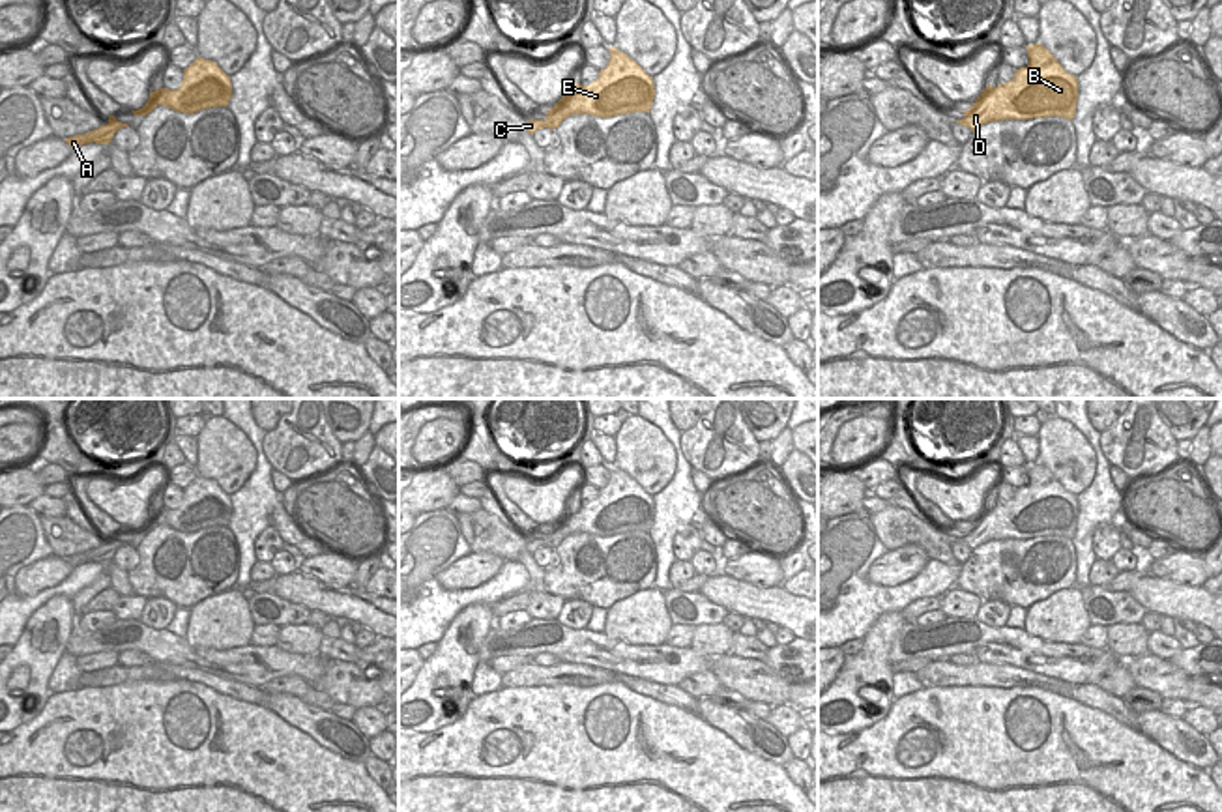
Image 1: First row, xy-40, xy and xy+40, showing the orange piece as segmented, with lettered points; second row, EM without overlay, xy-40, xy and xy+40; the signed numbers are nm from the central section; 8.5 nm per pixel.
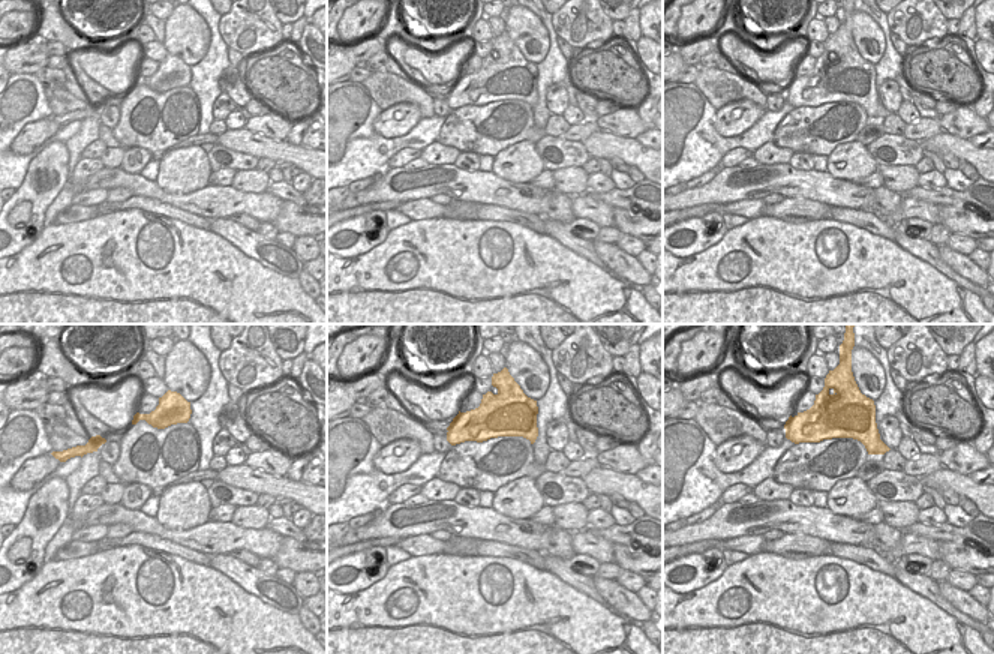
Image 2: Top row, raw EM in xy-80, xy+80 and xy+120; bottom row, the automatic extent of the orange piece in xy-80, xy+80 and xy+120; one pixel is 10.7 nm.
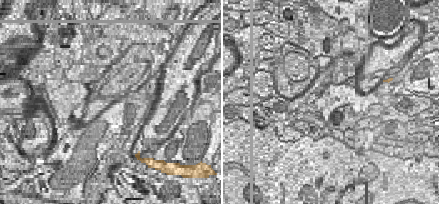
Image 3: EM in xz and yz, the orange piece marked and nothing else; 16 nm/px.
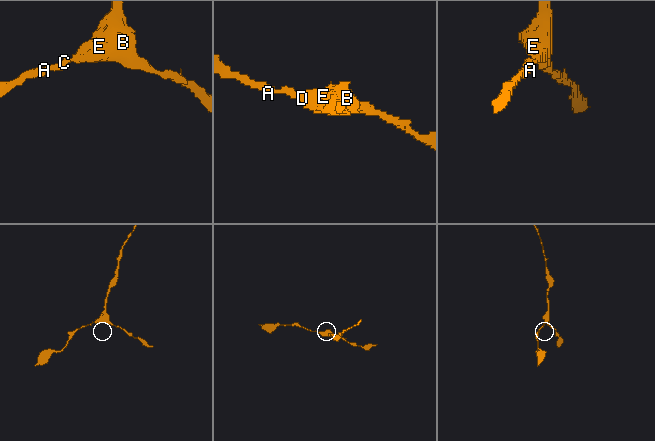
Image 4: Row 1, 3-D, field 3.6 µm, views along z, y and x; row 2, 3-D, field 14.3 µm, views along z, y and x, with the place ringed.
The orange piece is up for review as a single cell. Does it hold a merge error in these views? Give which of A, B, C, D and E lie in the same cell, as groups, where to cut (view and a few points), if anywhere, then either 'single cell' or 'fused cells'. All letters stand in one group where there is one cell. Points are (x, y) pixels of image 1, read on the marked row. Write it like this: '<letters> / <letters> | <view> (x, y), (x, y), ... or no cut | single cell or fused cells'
A B C D E | no cut | single cell

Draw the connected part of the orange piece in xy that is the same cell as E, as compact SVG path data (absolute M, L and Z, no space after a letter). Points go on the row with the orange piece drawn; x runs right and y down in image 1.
M616 47L610 49L610 62L599 71L599 79L588 86L573 84L565 95L546 110L545 120L526 123L530 135L537 129L556 129L573 114L612 118L631 112L649 112L653 107L655 86L633 58Z

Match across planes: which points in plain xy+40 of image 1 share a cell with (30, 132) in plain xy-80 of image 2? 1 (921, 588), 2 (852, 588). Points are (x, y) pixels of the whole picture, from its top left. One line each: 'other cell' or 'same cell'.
1: other cell
2: other cell

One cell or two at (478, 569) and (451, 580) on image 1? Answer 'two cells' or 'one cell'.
one cell

